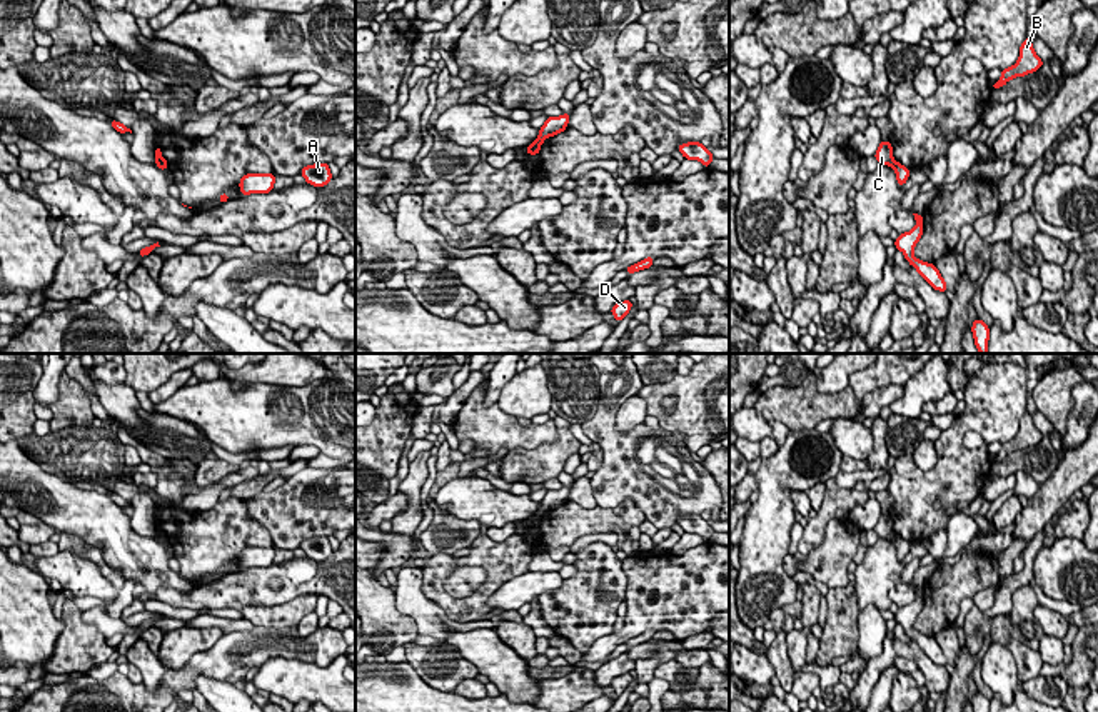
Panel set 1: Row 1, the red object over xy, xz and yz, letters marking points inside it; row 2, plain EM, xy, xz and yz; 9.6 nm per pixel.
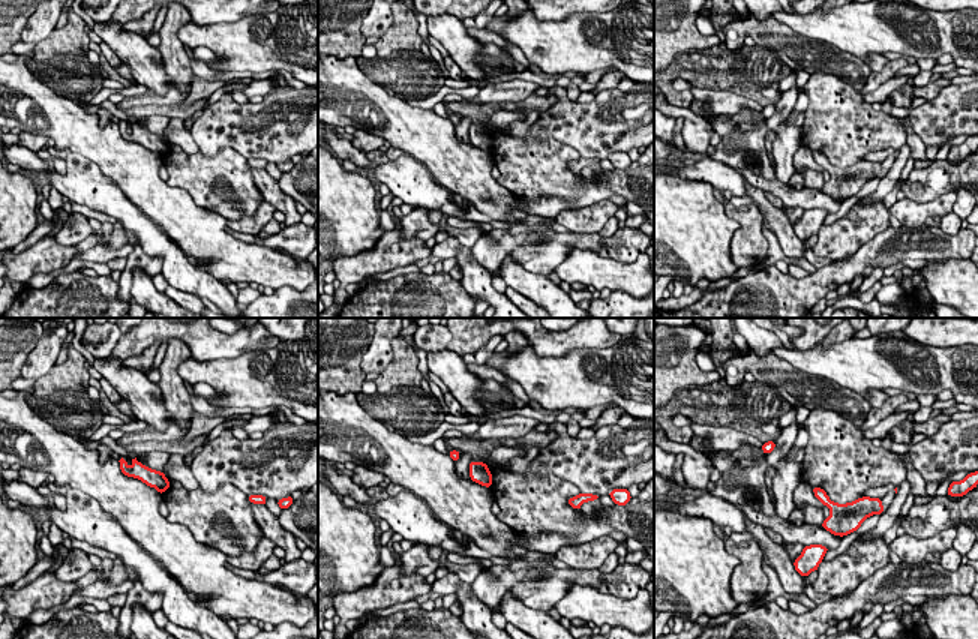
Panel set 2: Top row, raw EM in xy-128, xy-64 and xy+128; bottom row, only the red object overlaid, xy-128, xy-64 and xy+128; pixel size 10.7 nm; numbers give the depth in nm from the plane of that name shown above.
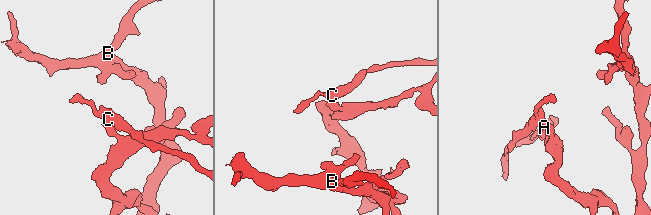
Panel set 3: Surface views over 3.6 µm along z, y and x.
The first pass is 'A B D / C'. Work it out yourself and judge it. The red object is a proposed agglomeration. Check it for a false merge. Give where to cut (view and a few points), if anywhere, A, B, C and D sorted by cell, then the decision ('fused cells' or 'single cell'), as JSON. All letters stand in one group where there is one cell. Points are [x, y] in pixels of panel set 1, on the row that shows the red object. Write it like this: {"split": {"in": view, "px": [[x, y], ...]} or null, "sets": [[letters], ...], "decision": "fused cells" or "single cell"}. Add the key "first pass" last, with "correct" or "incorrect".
{"split": {"in": "yz", "px": [[896, 162], [891, 167]]}, "sets": [["A", "B", "D"], ["C"]], "decision": "fused cells", "first pass": "correct"}

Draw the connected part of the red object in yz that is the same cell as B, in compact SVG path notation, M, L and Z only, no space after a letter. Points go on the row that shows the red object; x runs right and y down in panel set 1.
M1026 37L1020 47L1020 57L1015 65L1001 70L1000 80L993 85L995 88L1001 88L1008 80L1016 77L1025 77L1041 68L1045 62L1036 55L1033 48L1033 42Z

